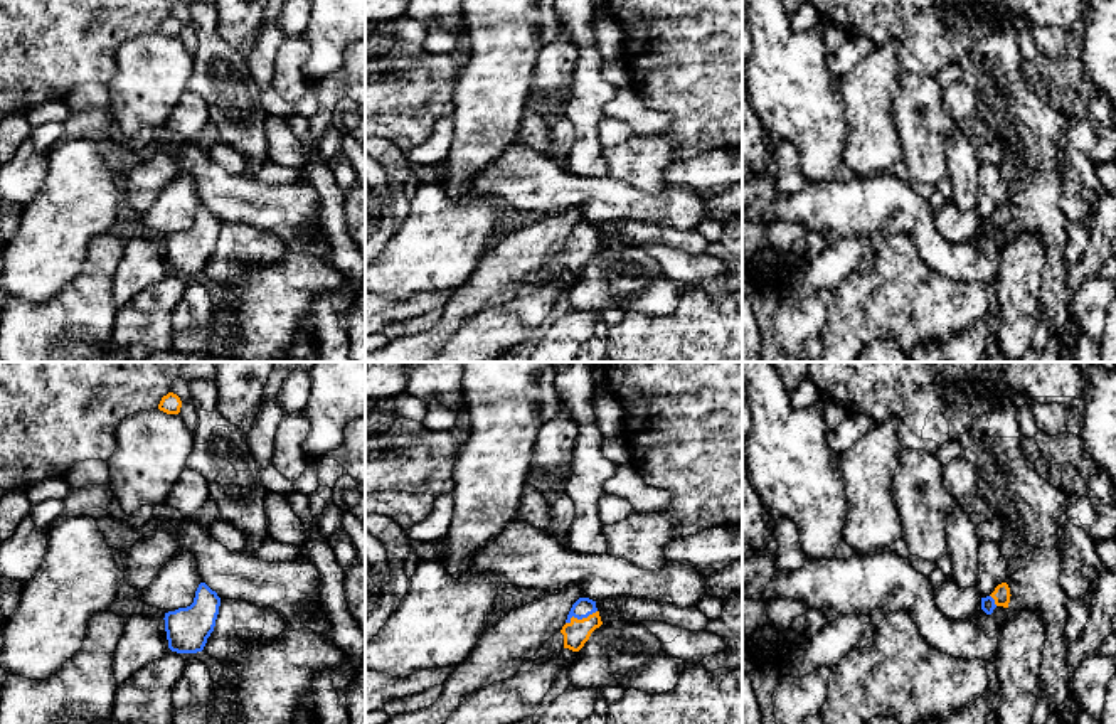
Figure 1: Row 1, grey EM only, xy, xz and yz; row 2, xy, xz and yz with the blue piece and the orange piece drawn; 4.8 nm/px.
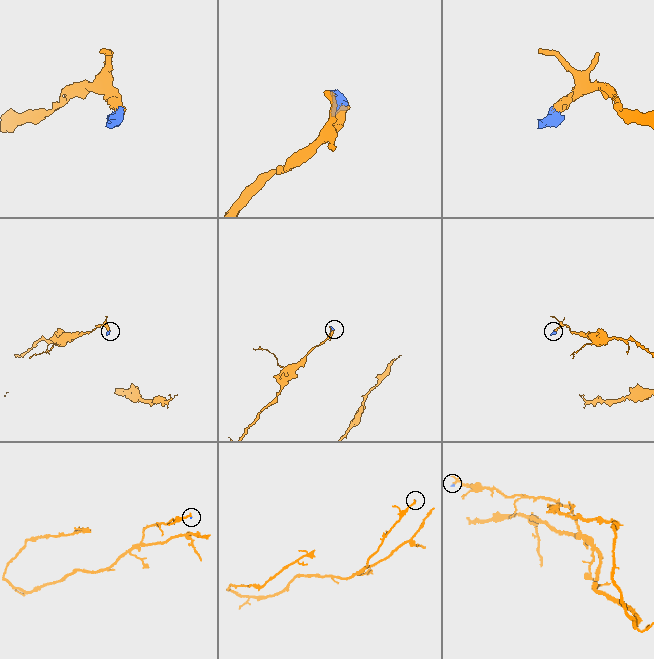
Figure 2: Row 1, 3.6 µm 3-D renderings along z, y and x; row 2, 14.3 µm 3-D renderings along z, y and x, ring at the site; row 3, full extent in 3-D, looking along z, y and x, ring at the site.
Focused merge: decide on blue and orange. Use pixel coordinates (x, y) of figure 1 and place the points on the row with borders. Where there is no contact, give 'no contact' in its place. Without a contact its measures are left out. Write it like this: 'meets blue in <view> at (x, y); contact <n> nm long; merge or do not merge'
meets blue in xz at (581, 618); contact 170 nm long; merge

